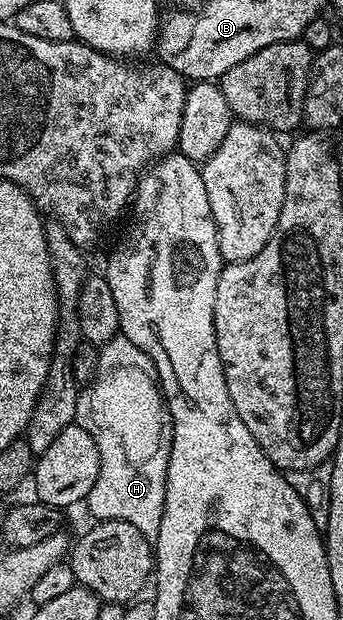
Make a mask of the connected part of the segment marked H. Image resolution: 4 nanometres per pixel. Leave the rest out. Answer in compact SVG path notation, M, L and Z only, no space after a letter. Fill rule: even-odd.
M121 334L114 339L101 345L98 354L98 368L94 372L92 387L83 387L78 394L76 402L75 421L82 428L86 428L92 434L92 438L96 442L96 450L100 454L100 474L96 474L96 486L92 486L89 496L86 497L85 507L90 507L90 512L95 517L95 521L119 520L120 522L128 522L132 526L136 526L136 530L140 530L140 534L144 534L144 538L153 541L158 536L160 530L160 518L164 518L164 498L166 497L166 475L168 474L168 458L170 457L170 447L174 441L174 427L170 425L170 412L166 408L166 397L162 395L162 389L156 379L154 373L154 364L148 358L148 354L144 350L140 350L140 346L136 346L129 340L127 336Z

